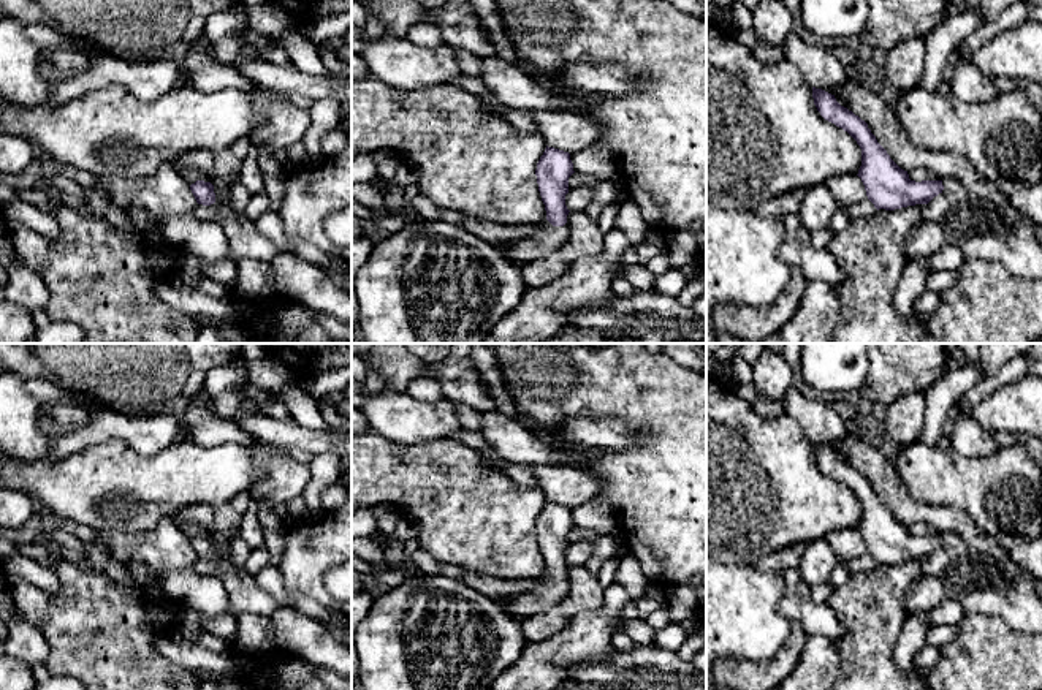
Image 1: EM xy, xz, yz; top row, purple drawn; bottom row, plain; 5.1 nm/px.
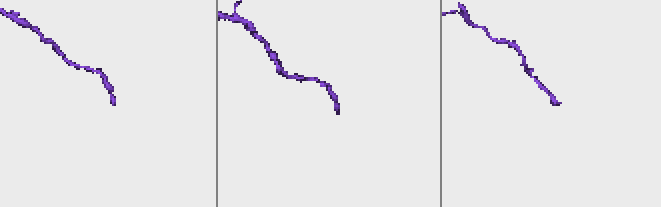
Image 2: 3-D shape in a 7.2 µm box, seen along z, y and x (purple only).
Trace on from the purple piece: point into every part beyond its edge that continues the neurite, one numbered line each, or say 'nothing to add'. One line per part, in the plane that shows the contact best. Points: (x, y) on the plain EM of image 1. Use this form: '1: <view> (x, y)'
1: yz (982, 586)

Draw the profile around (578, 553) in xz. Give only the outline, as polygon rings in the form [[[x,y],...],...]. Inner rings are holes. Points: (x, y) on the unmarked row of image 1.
[[[589,540],[569,544],[565,549],[565,560],[570,567],[586,565],[594,552],[594,544]]]

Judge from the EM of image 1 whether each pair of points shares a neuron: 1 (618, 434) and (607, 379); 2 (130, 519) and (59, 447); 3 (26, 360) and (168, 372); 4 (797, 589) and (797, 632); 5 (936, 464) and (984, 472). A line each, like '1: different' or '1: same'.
1: different
2: different
3: same
4: different
5: same

